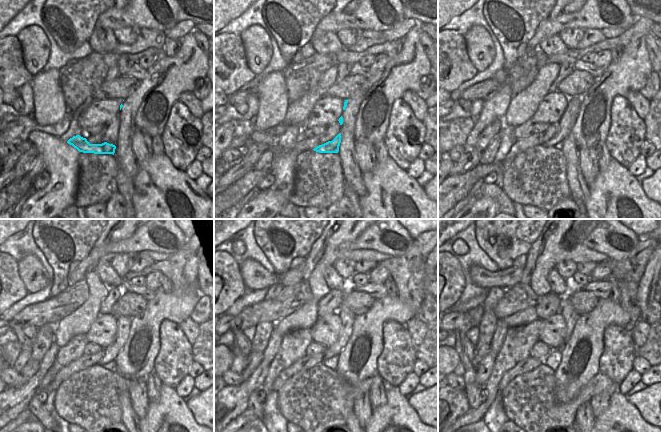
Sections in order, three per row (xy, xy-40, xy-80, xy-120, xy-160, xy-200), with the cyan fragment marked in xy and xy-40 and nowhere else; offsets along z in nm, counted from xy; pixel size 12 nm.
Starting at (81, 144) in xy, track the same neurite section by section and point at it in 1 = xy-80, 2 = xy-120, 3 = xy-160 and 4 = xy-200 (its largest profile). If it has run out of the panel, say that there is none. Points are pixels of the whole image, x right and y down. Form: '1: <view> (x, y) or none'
1: xy-80 (568, 118)
2: xy-120 (123, 323)
3: xy-160 (347, 317)
4: xy-200 (570, 316)

